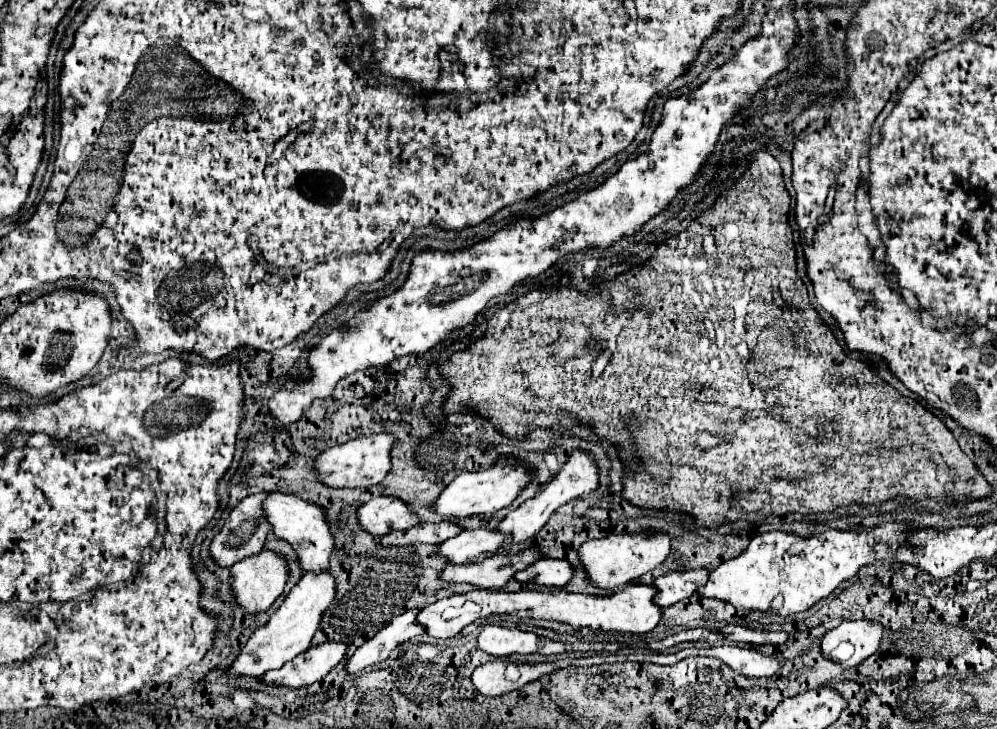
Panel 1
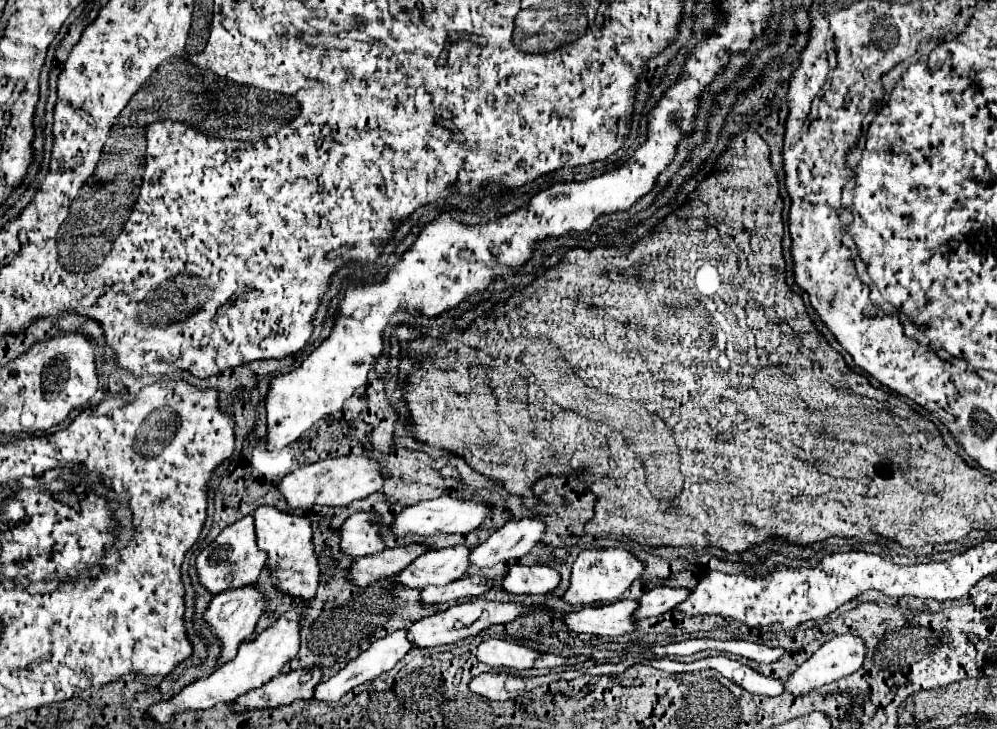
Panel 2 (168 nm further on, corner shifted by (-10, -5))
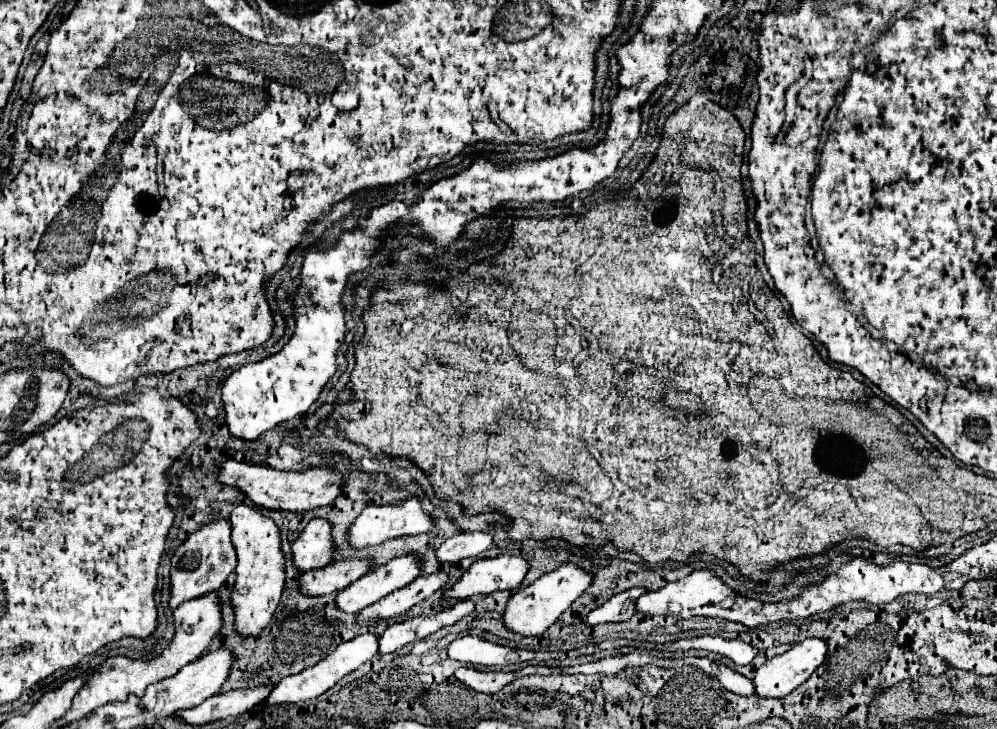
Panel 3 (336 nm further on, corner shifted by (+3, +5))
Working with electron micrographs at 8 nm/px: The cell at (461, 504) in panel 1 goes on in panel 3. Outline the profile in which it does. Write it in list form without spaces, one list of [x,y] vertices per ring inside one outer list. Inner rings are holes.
[[[410,497],[396,507],[376,507],[376,505],[366,507],[356,517],[356,521],[348,527],[348,545],[352,549],[368,549],[368,547],[382,545],[388,539],[396,539],[402,535],[418,535],[418,533],[426,533],[430,529],[432,529],[430,517],[422,511],[420,501],[416,497]]]

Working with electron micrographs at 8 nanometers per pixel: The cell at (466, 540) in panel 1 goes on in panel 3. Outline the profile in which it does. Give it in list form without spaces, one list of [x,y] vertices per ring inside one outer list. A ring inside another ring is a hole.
[[[402,555],[384,567],[366,573],[346,589],[338,591],[334,605],[344,613],[358,613],[360,609],[380,601],[396,589],[410,585],[420,575],[420,559],[416,555]]]

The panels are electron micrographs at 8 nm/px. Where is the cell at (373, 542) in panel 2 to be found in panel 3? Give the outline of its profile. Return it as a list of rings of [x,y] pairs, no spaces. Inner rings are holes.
[[[312,519],[304,533],[296,541],[292,541],[292,561],[300,573],[310,569],[326,567],[332,559],[332,537],[330,537],[330,523],[326,519]]]

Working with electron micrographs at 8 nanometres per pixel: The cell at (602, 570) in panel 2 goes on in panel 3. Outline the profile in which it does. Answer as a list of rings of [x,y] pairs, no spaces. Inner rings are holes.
[[[564,563],[556,571],[550,571],[536,579],[532,585],[518,589],[506,603],[502,621],[504,627],[512,633],[524,635],[524,637],[538,637],[542,635],[556,619],[582,595],[582,591],[592,583],[592,575],[584,569],[580,569],[574,563]]]

